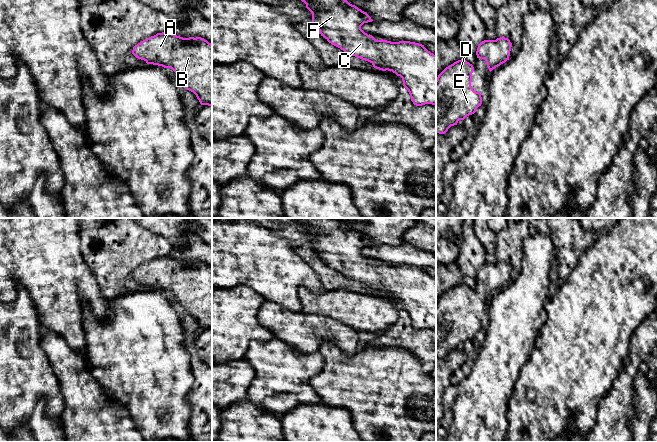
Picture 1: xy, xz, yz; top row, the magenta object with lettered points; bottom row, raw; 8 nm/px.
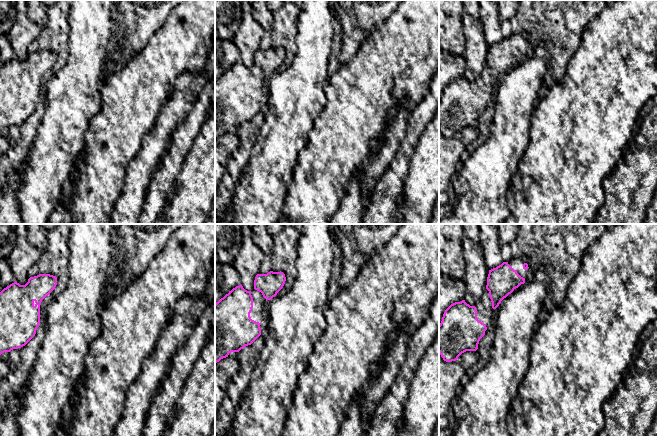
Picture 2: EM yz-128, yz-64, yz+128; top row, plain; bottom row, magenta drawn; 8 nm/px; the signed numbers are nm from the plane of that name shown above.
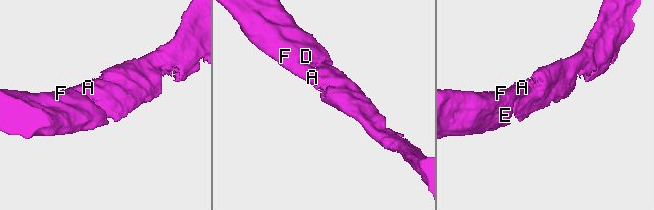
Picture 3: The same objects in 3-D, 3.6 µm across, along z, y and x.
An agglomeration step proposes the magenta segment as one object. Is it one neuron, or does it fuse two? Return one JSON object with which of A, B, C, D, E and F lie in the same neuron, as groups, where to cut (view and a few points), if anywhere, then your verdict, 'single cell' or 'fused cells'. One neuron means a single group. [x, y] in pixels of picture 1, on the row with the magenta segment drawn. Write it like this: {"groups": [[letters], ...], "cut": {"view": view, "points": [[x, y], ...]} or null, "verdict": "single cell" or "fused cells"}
{"groups": [["A", "B", "C", "D", "E", "F"]], "cut": null, "verdict": "single cell"}

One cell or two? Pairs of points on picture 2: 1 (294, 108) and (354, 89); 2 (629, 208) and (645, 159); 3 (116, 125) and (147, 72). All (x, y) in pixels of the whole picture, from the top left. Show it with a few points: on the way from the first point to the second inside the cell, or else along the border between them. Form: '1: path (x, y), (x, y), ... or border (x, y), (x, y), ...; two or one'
1: border (329, 77), (324, 86), (326, 105), (316, 118); two
2: path (629, 196), (629, 188), (639, 171); one
3: path (128, 112), (132, 97), (144, 85); one

